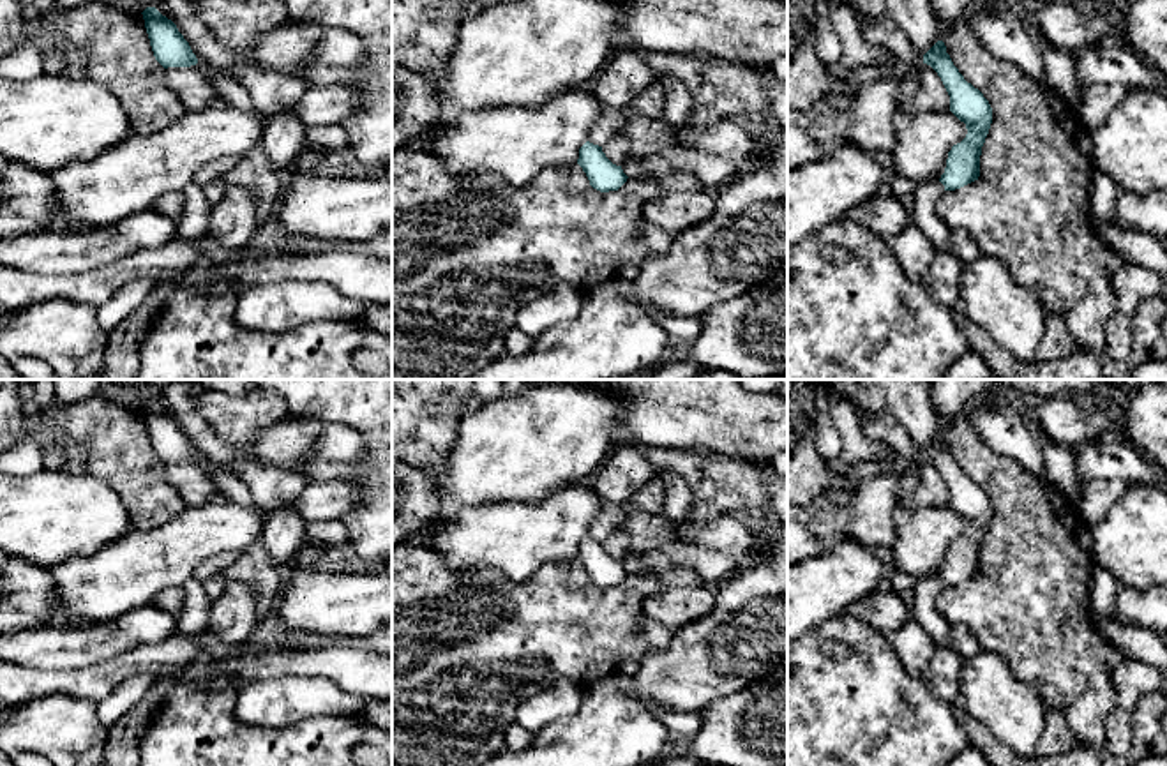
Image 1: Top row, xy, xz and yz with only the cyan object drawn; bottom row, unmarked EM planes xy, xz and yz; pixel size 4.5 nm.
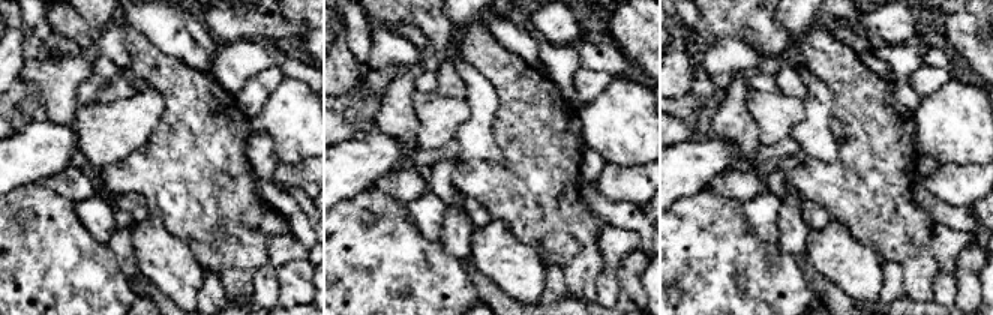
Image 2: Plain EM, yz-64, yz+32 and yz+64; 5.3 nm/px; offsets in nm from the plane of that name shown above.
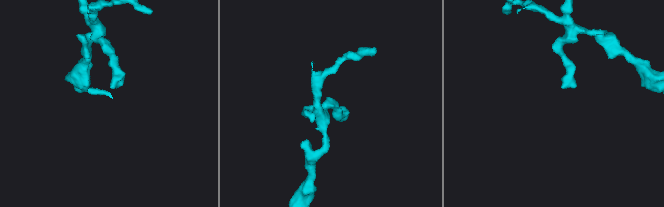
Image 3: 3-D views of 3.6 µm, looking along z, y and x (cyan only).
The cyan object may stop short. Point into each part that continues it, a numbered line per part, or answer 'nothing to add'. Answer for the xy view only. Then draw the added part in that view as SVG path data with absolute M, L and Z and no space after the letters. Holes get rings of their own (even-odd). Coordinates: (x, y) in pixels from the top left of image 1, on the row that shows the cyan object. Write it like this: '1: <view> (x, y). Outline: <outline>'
nothing to add

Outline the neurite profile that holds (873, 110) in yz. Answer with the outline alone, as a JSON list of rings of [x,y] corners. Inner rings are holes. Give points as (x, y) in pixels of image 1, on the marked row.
[[[892,72],[874,81],[856,83],[856,95],[849,109],[847,141],[876,155],[890,173],[895,150],[893,116],[899,108],[899,88],[904,76],[904,72]]]

